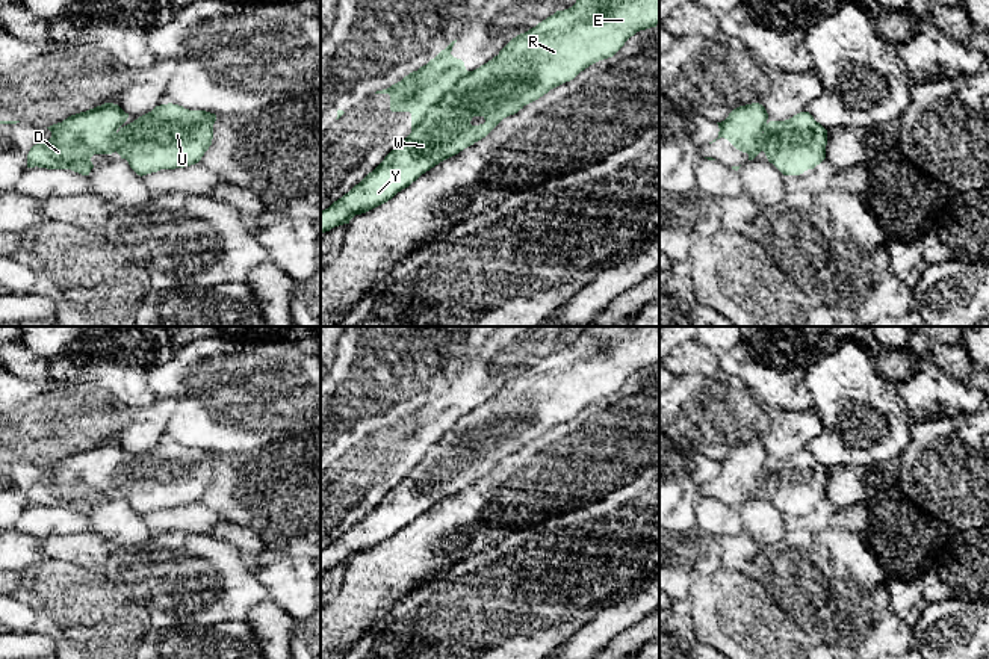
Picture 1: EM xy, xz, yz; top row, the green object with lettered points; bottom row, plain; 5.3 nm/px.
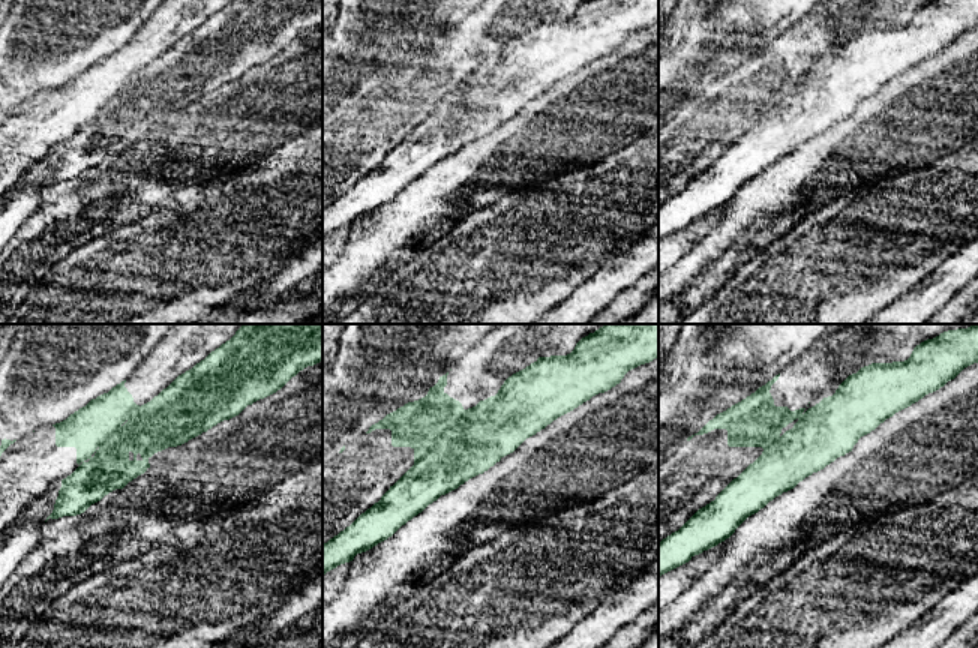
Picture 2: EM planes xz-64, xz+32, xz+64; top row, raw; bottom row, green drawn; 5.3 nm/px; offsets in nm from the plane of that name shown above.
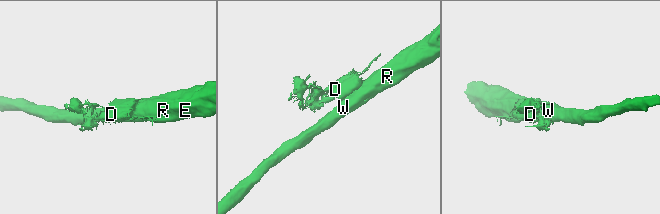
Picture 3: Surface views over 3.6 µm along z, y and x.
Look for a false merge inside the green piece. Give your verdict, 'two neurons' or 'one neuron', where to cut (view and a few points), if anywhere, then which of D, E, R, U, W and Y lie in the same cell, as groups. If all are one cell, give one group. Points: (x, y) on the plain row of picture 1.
two neurons; cut xz (471, 410), (412, 469); groups D / E R U W Y

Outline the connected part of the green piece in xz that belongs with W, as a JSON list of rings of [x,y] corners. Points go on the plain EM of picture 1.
[[[590,326],[572,346],[517,373],[498,394],[461,417],[372,511],[321,550],[321,573],[387,541],[440,500],[485,476],[504,456],[573,419],[590,404],[612,396],[631,375],[658,361],[659,326]]]

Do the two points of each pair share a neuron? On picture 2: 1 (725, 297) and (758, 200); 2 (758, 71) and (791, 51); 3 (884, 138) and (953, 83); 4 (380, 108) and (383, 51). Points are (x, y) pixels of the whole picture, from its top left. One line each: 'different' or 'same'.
1: different
2: same
3: same
4: different

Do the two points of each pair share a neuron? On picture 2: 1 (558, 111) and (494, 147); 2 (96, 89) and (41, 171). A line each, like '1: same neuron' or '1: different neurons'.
1: same neuron
2: different neurons

